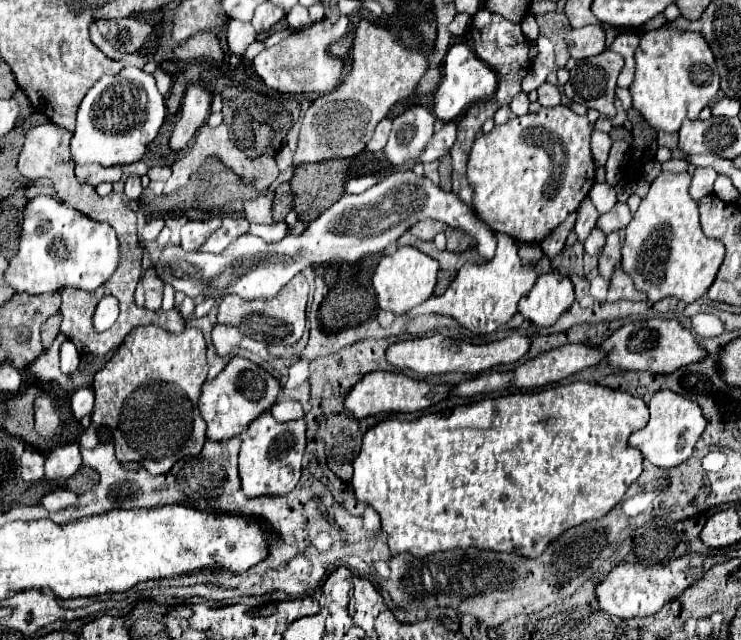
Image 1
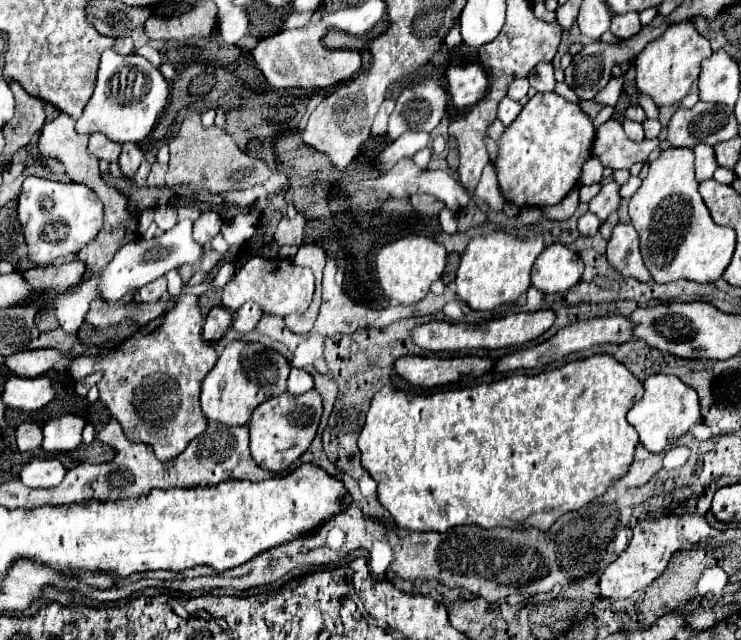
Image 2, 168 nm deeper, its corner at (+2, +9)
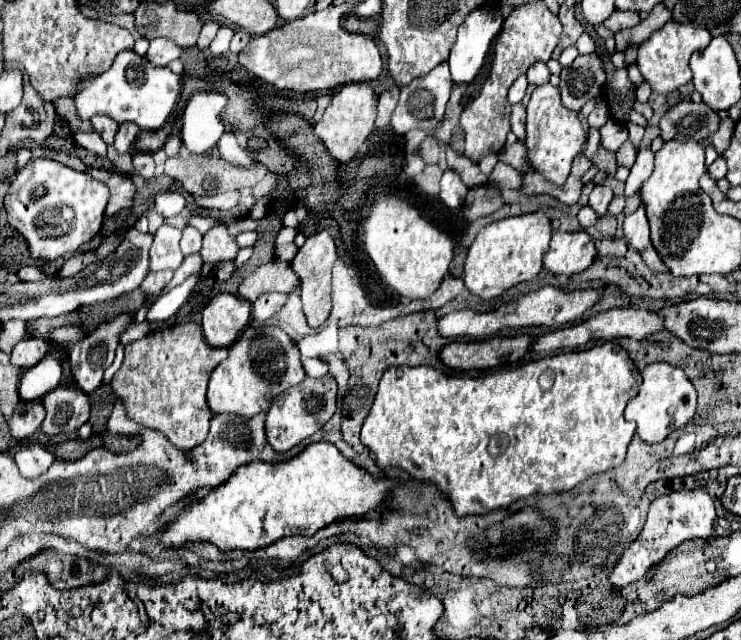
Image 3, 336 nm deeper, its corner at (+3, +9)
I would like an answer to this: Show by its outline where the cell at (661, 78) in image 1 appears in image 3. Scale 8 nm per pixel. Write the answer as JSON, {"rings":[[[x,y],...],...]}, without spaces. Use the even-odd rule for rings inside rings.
{"rings":[[[668,20],[662,28],[652,32],[652,36],[638,48],[638,68],[642,76],[652,84],[654,92],[668,94],[692,80],[690,56],[698,48],[706,46],[710,40],[712,36],[708,28],[696,28],[692,24],[680,24],[676,20]]]}

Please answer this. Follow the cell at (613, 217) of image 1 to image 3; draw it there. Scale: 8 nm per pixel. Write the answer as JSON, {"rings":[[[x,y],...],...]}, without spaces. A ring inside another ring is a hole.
{"rings":[[[594,186],[588,204],[596,210],[598,216],[604,216],[608,212],[610,200],[612,200],[612,190],[608,186]]]}

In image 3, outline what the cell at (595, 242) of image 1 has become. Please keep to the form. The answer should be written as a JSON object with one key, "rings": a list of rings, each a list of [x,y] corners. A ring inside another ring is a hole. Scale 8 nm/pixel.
{"rings":[[[588,206],[580,208],[580,212],[578,212],[578,220],[580,220],[580,226],[582,226],[582,228],[592,226],[592,224],[596,222],[596,218],[598,218],[598,214],[596,214],[592,208],[588,208]]]}

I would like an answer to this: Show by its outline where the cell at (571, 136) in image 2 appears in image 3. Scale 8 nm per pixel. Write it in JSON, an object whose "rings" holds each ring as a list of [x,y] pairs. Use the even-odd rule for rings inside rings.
{"rings":[[[542,84],[532,92],[530,104],[526,106],[526,140],[528,146],[528,160],[532,168],[540,174],[544,174],[552,184],[564,184],[574,156],[582,150],[582,144],[586,140],[586,132],[578,120],[578,112],[568,110],[560,100],[560,90],[552,84]]]}

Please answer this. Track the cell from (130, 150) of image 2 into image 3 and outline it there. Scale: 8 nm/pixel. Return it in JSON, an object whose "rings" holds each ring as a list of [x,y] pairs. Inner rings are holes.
{"rings":[[[124,122],[124,124],[120,124],[120,128],[118,128],[118,132],[116,132],[116,142],[114,142],[114,146],[118,148],[120,154],[130,152],[130,148],[132,148],[132,144],[134,144],[134,140],[136,140],[138,130],[140,130],[140,128],[138,128],[134,122]]]}

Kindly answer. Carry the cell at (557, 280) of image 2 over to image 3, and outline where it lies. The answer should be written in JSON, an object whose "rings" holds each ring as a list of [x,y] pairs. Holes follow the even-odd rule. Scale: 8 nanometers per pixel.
{"rings":[[[554,232],[550,250],[544,256],[544,268],[552,274],[572,276],[586,270],[596,258],[596,246],[588,232]]]}

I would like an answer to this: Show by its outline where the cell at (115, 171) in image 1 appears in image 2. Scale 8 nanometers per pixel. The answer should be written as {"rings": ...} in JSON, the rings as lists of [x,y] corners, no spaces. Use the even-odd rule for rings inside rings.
{"rings":[[[91,136],[89,138],[89,154],[99,160],[117,162],[117,158],[121,154],[121,146],[109,144],[109,140],[105,140],[105,136]]]}

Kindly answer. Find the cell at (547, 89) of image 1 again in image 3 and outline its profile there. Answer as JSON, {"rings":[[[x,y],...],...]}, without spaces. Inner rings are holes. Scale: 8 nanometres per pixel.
{"rings":[[[536,62],[532,64],[532,68],[528,68],[528,82],[534,84],[534,86],[540,86],[540,84],[546,84],[550,80],[550,70],[544,62]]]}

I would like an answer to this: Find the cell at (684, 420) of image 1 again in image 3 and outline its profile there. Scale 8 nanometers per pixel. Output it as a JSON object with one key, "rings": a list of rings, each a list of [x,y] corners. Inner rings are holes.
{"rings":[[[654,362],[648,364],[642,370],[642,386],[638,388],[638,394],[628,400],[624,416],[626,420],[636,422],[638,436],[648,444],[662,442],[670,432],[686,426],[696,410],[696,390],[690,382],[690,378],[684,374],[682,368],[666,364],[666,362]]]}

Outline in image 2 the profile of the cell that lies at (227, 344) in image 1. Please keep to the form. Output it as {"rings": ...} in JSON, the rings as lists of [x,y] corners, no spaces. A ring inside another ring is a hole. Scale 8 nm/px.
{"rings":[[[247,302],[247,304],[243,304],[243,306],[233,314],[233,324],[231,324],[231,328],[233,328],[235,332],[241,332],[241,334],[251,332],[251,330],[255,328],[255,324],[259,322],[261,314],[263,314],[263,312],[261,312],[253,302]]]}

